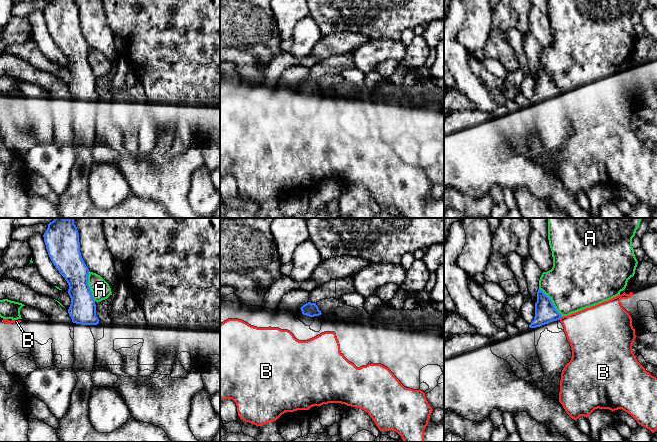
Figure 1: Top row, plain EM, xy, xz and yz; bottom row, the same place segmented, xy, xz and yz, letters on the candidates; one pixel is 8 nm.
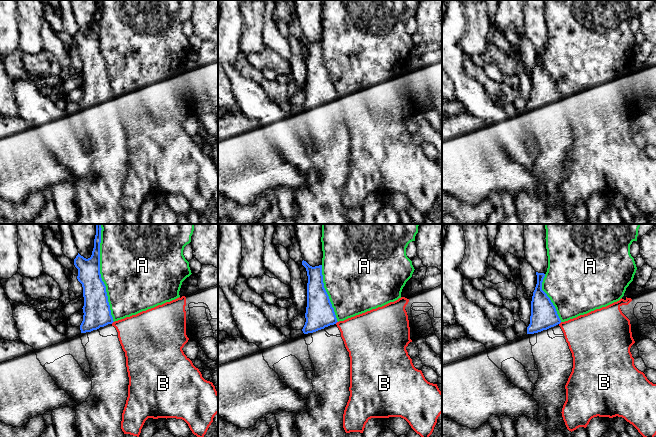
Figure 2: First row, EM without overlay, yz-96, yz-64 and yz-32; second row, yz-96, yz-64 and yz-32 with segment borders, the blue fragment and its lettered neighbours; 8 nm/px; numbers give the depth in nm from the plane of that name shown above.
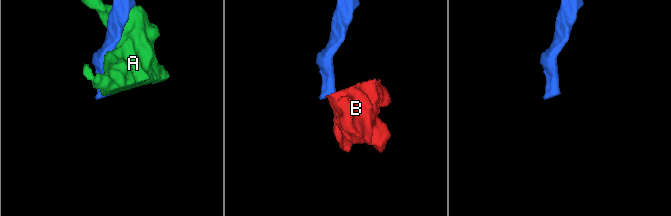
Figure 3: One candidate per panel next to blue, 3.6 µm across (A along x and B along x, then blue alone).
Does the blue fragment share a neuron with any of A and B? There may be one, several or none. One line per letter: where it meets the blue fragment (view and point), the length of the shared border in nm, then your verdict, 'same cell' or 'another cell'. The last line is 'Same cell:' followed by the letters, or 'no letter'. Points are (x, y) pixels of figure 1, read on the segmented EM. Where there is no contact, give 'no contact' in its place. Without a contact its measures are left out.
A: yz (551, 302) | 300 nm | another cell
B: yz (559, 318) | 40 nm | another cell
Same cell: no letter

